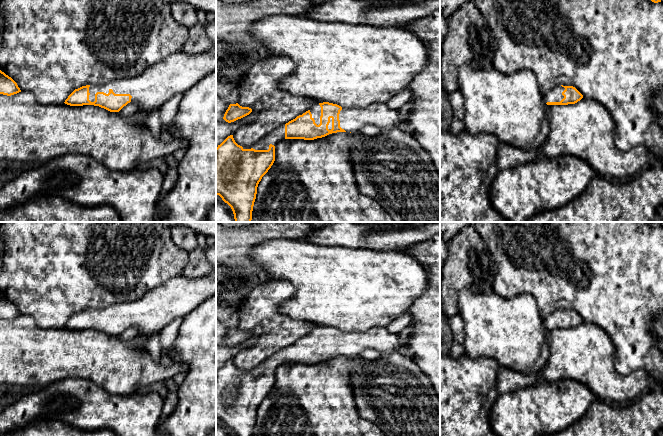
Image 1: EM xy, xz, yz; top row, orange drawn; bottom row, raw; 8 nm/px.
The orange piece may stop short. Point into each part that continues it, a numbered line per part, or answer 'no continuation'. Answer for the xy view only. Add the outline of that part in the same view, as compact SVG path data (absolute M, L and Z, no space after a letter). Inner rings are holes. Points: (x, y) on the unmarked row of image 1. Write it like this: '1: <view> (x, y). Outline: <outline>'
1: xy (178, 297). Outline: M216 274L197 278L187 278L179 275L168 282L150 290L142 298L131 302L118 303L102 309L90 309L89 324L95 325L97 316L109 317L112 313L115 318L130 318L131 326L139 328L137 340L144 340L151 334L160 332L165 326L178 317L185 317L208 298L216 293Z

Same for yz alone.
1: yz (555, 319). Outline: M557 309L548 317L543 319L543 323L546 327L547 326L560 326L564 322L564 320L562 319L562 316L564 314L565 314L564 311L562 311L561 309Z

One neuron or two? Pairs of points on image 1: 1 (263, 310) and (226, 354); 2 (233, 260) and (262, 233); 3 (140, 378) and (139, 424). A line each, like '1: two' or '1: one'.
1: two
2: one
3: two

